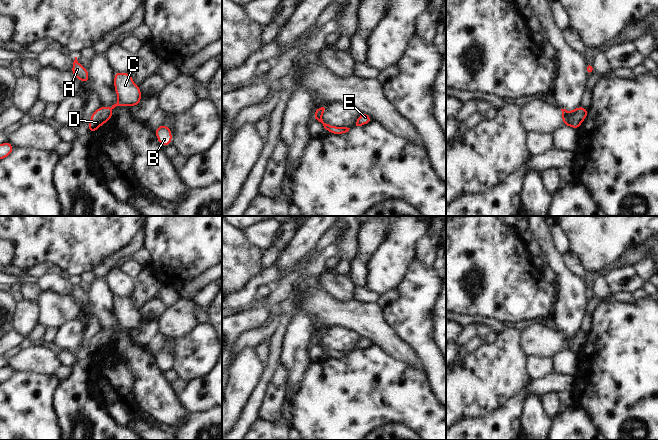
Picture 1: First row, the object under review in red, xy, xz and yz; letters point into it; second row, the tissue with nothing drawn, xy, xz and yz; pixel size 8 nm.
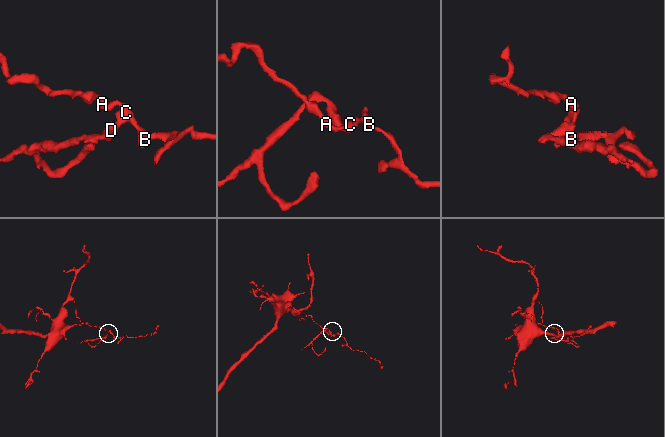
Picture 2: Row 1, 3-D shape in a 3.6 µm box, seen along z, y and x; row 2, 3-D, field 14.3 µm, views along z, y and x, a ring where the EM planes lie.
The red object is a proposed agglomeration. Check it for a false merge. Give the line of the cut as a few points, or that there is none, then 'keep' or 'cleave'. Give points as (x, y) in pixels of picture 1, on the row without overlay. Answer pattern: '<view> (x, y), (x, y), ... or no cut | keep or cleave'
no cut | keep

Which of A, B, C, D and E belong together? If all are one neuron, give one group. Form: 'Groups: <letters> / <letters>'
Groups: A B C D E

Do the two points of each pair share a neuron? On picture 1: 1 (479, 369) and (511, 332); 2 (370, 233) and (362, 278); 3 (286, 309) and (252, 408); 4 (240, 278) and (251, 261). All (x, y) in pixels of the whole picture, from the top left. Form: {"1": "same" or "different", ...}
{"1": "same", "2": "same", "3": "same", "4": "same"}

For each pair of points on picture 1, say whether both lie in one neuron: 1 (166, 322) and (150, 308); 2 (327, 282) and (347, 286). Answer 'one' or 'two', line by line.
1: two
2: one

